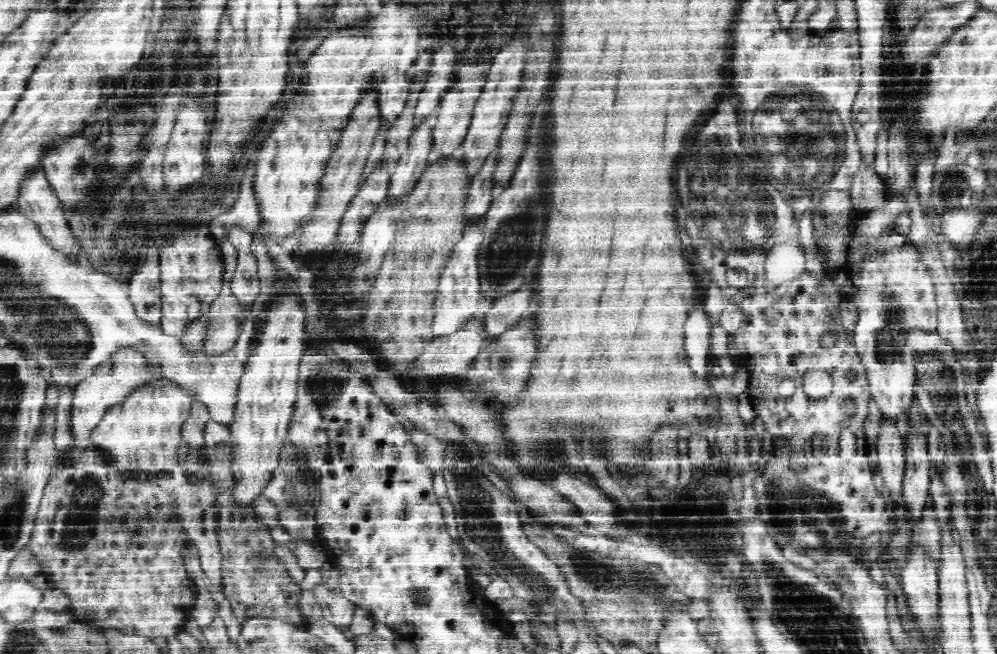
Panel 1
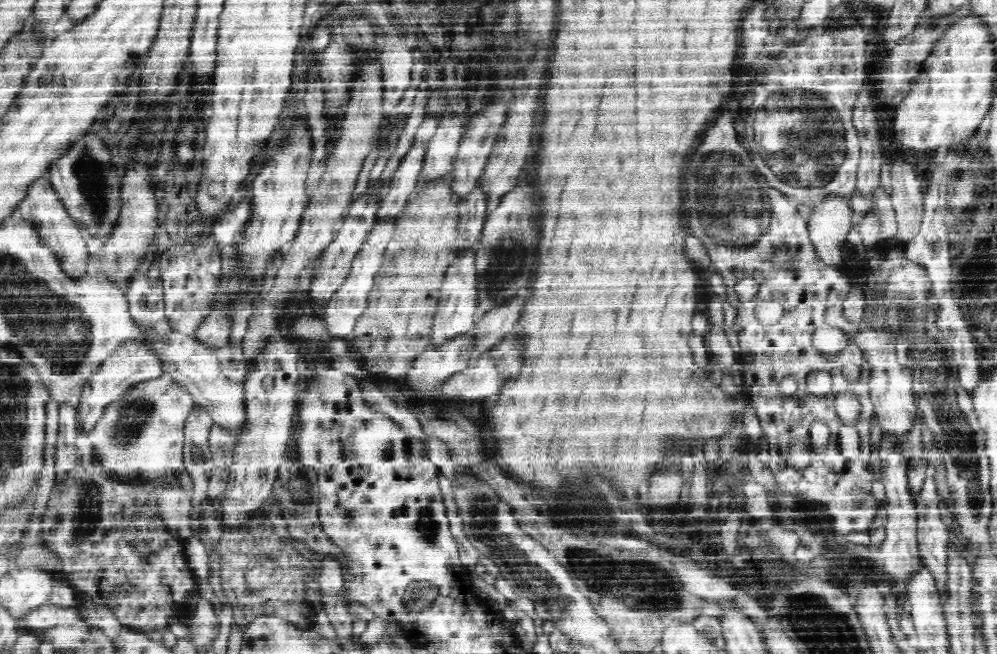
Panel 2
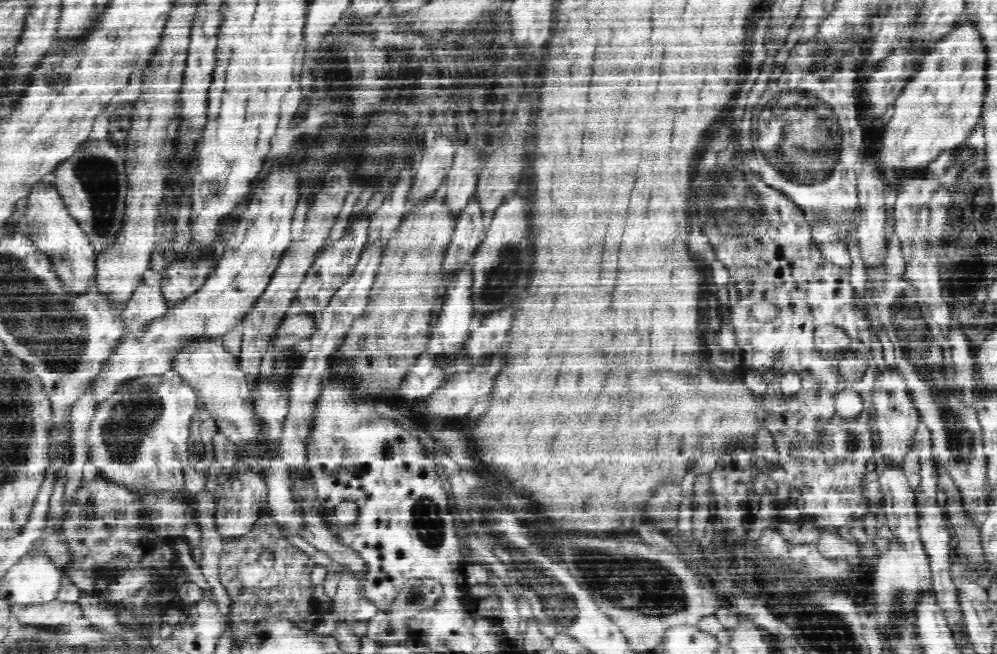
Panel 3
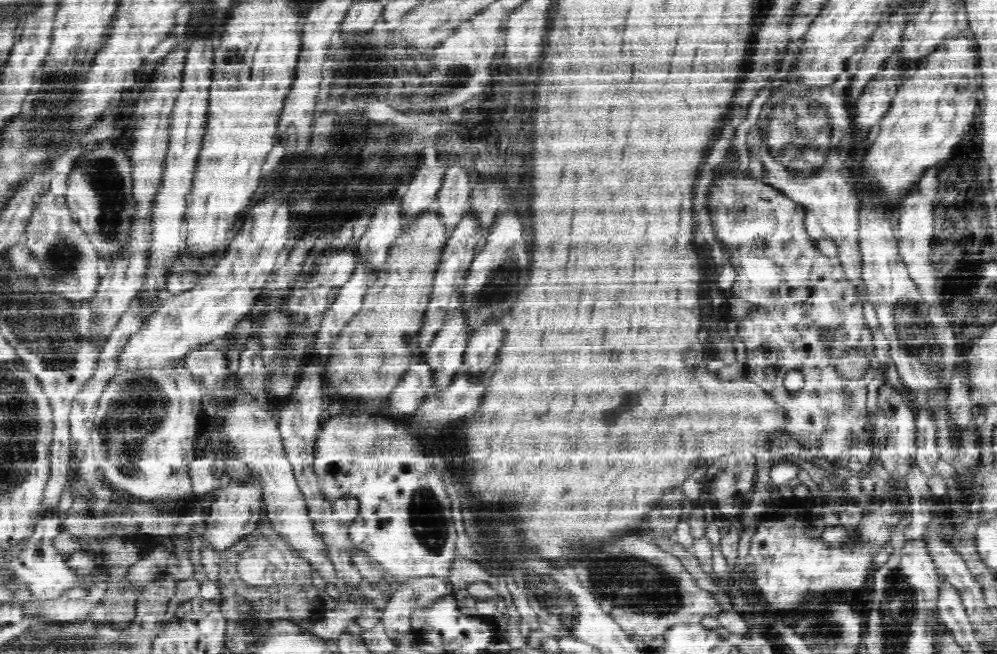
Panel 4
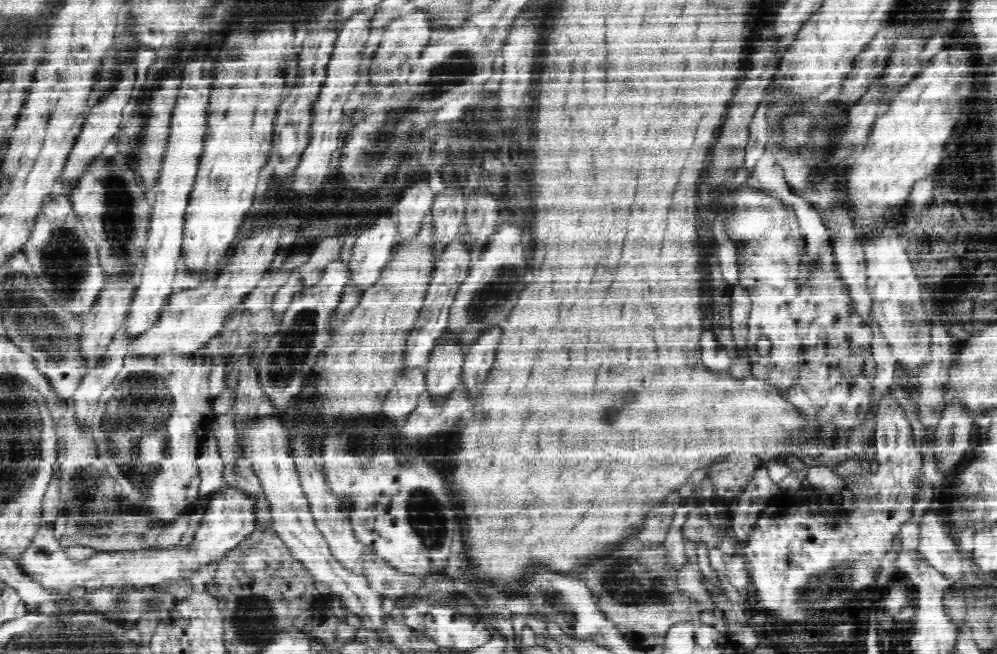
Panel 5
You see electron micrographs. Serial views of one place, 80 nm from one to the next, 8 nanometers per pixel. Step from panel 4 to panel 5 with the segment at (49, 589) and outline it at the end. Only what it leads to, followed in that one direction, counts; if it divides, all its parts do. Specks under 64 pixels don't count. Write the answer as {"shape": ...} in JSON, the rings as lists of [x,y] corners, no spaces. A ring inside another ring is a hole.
{"shape":[[[228,488],[226,494],[220,494],[210,500],[204,520],[200,522],[200,528],[196,530],[190,544],[182,546],[179,543],[158,550],[142,548],[142,545],[134,547],[134,550],[100,550],[86,560],[70,560],[61,545],[58,546],[59,542],[54,538],[52,530],[42,525],[39,534],[35,536],[30,548],[18,564],[23,566],[28,574],[34,574],[36,580],[42,583],[42,587],[62,590],[62,592],[74,586],[86,586],[86,588],[104,588],[104,586],[122,586],[122,584],[150,586],[150,584],[164,584],[170,580],[186,580],[196,570],[206,568],[208,564],[224,558],[232,548],[238,547],[248,535],[256,531],[252,506],[254,504],[246,494]]]}

